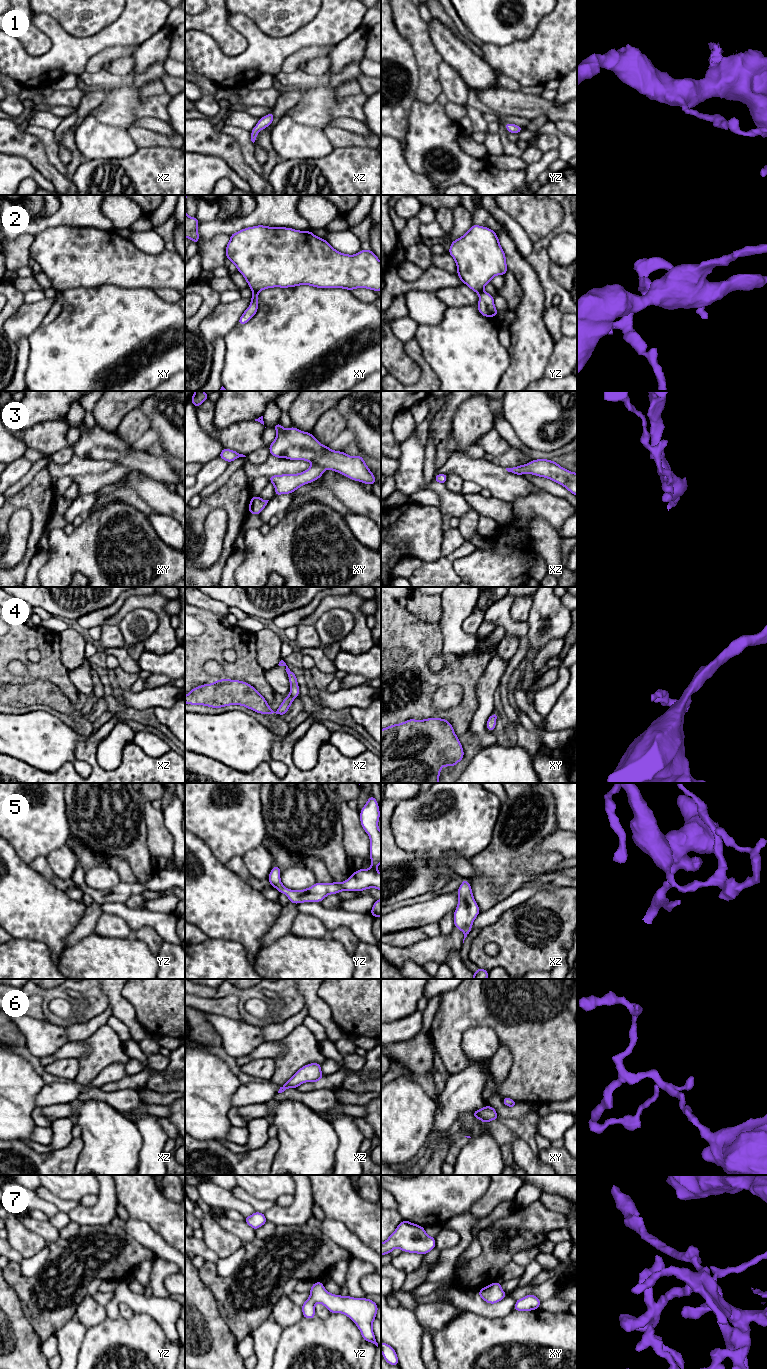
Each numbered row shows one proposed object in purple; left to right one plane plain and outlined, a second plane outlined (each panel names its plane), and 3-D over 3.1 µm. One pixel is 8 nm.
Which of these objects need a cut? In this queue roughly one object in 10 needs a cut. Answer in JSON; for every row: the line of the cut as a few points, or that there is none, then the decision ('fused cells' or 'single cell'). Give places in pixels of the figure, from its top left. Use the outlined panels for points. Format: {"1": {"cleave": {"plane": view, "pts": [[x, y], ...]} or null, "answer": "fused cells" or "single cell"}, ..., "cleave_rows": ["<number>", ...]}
{"1": {"cleave": null, "answer": "single cell"}, "2": {"cleave": {"plane": "xy", "pts": [[253, 291], [257, 293]]}, "answer": "fused cells"}, "3": {"cleave": null, "answer": "single cell"}, "4": {"cleave": null, "answer": "single cell"}, "5": {"cleave": null, "answer": "single cell"}, "6": {"cleave": null, "answer": "single cell"}, "7": {"cleave": null, "answer": "single cell"}, "cleave_rows": ["2"]}

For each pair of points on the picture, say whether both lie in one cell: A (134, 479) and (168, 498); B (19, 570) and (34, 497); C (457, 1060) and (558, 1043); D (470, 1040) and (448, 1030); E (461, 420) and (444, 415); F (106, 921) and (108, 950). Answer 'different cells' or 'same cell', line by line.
A: same cell
B: same cell
C: same cell
D: different cells
E: different cells
F: different cells

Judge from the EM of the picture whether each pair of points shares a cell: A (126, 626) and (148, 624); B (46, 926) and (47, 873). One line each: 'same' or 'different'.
A: same
B: different

